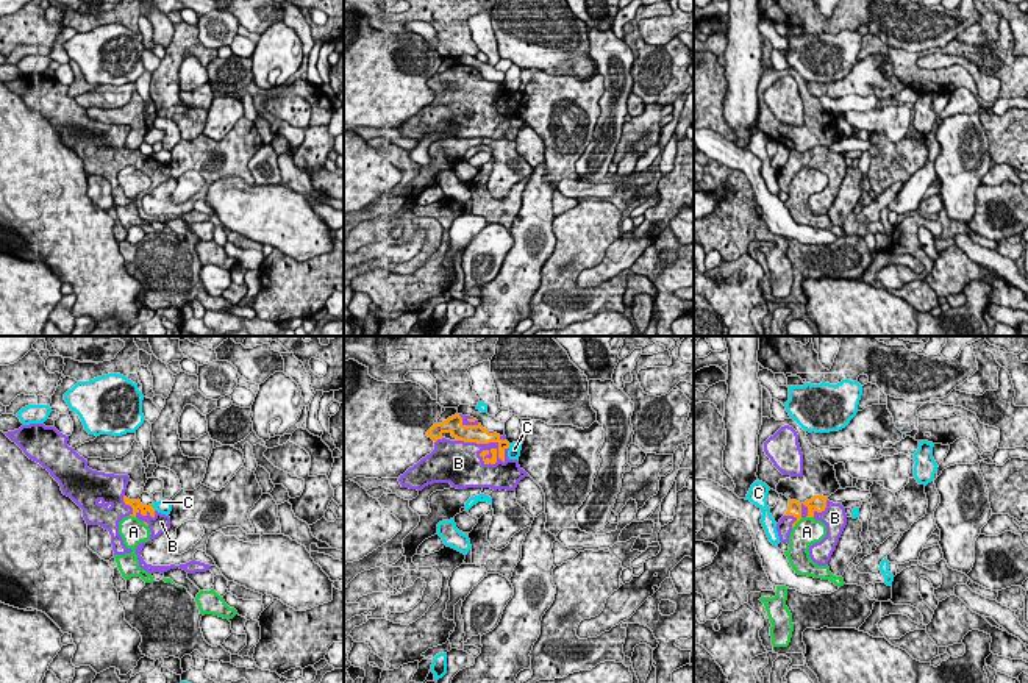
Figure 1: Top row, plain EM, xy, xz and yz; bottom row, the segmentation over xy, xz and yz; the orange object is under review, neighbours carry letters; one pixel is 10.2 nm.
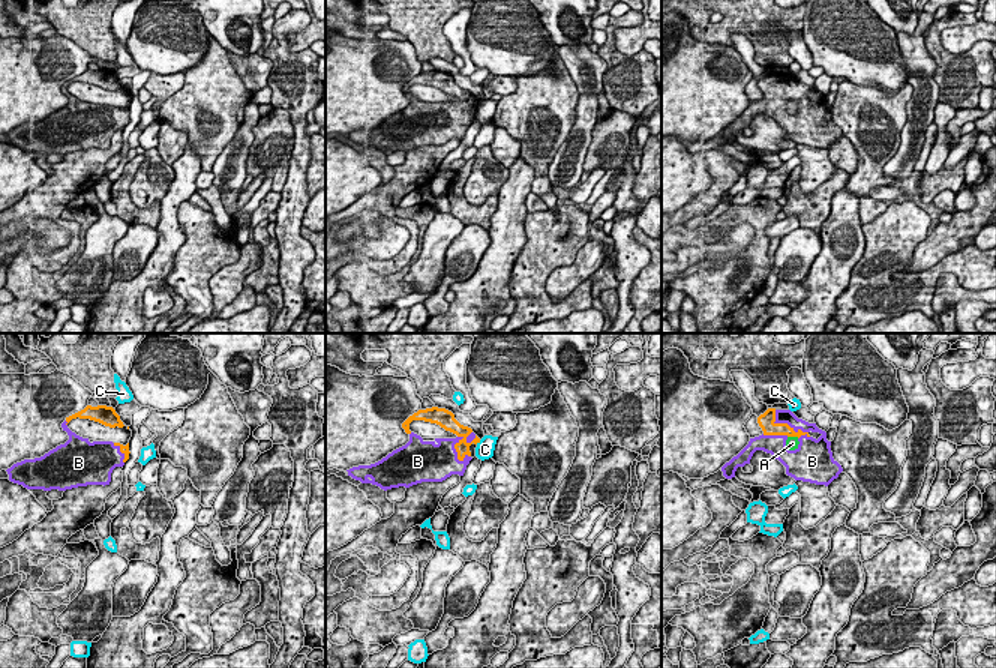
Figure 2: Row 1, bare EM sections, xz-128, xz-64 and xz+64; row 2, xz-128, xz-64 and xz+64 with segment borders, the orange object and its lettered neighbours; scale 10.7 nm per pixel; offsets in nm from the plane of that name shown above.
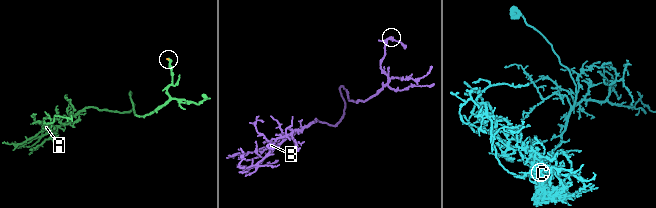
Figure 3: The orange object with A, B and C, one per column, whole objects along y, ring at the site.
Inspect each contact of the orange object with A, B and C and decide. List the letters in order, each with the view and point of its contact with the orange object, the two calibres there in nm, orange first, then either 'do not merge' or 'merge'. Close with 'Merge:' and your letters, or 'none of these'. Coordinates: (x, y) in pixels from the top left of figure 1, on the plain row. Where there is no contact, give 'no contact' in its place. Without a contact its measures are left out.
A: meets orange in yz at (795, 172); 130 nm thick on the orange side, 280 nm on the other; do not merge
B: meets orange in xz at (486, 92); 190 nm thick on the orange side, 280 nm on the other; merge
C: meets orange in xy at (153, 158); 100 nm thick on the orange side, 160 nm on the other; do not merge
Merge: B

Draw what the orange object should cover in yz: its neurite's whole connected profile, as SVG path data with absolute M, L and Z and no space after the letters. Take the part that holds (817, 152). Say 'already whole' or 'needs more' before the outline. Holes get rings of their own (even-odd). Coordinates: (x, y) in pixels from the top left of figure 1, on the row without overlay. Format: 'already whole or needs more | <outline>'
needs more | M814 145L805 153L789 150L786 164L776 173L781 192L789 194L789 184L801 167L814 167L826 175L826 186L820 192L809 195L808 200L816 214L826 216L847 175L845 158L823 145Z

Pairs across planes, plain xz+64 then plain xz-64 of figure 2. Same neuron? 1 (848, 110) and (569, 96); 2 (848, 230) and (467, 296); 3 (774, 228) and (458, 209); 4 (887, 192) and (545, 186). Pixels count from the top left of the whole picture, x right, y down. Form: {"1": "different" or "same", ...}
{"1": "same", "2": "same", "3": "different", "4": "same"}

